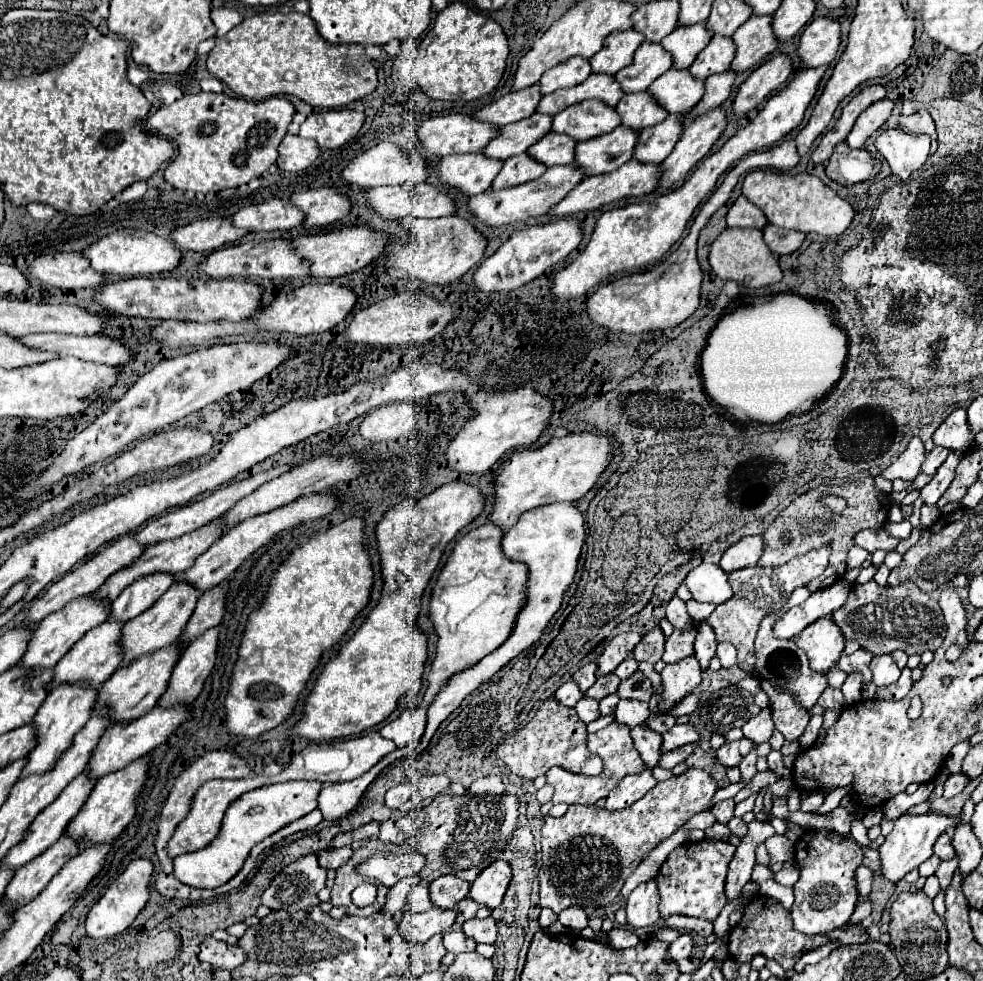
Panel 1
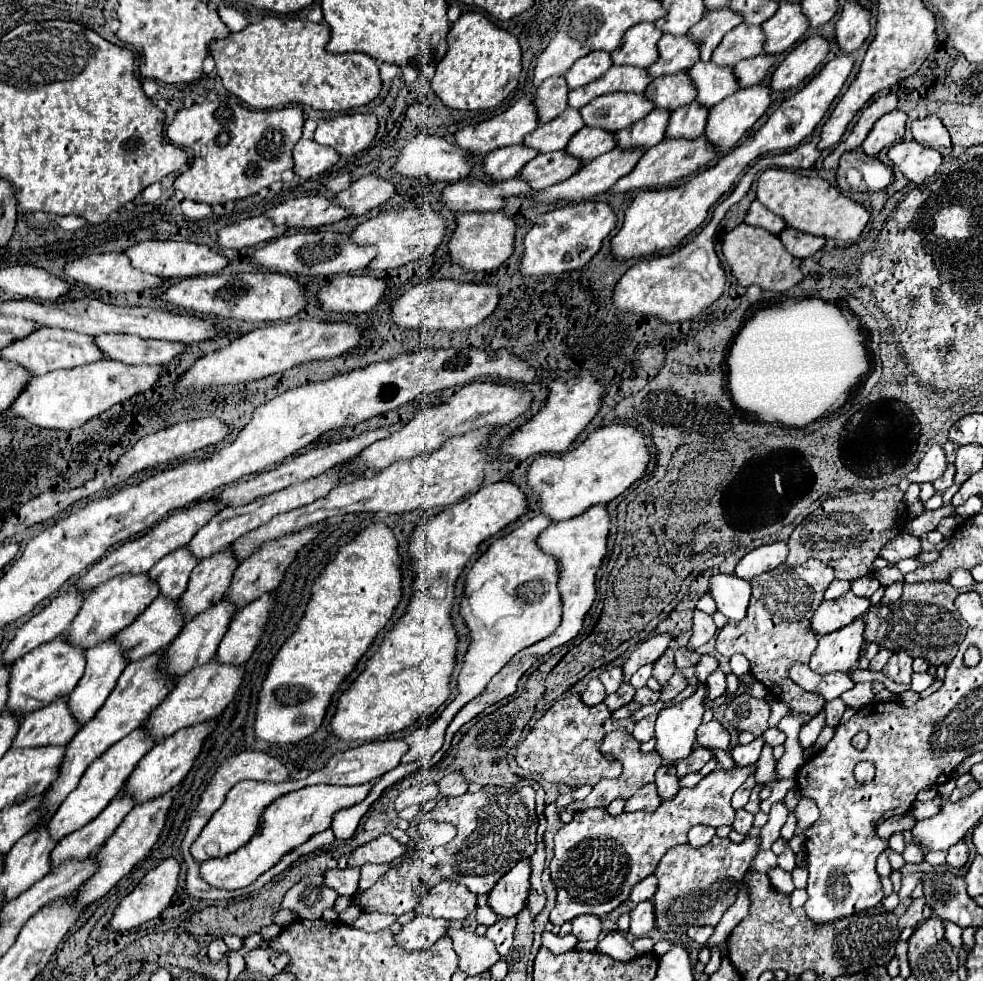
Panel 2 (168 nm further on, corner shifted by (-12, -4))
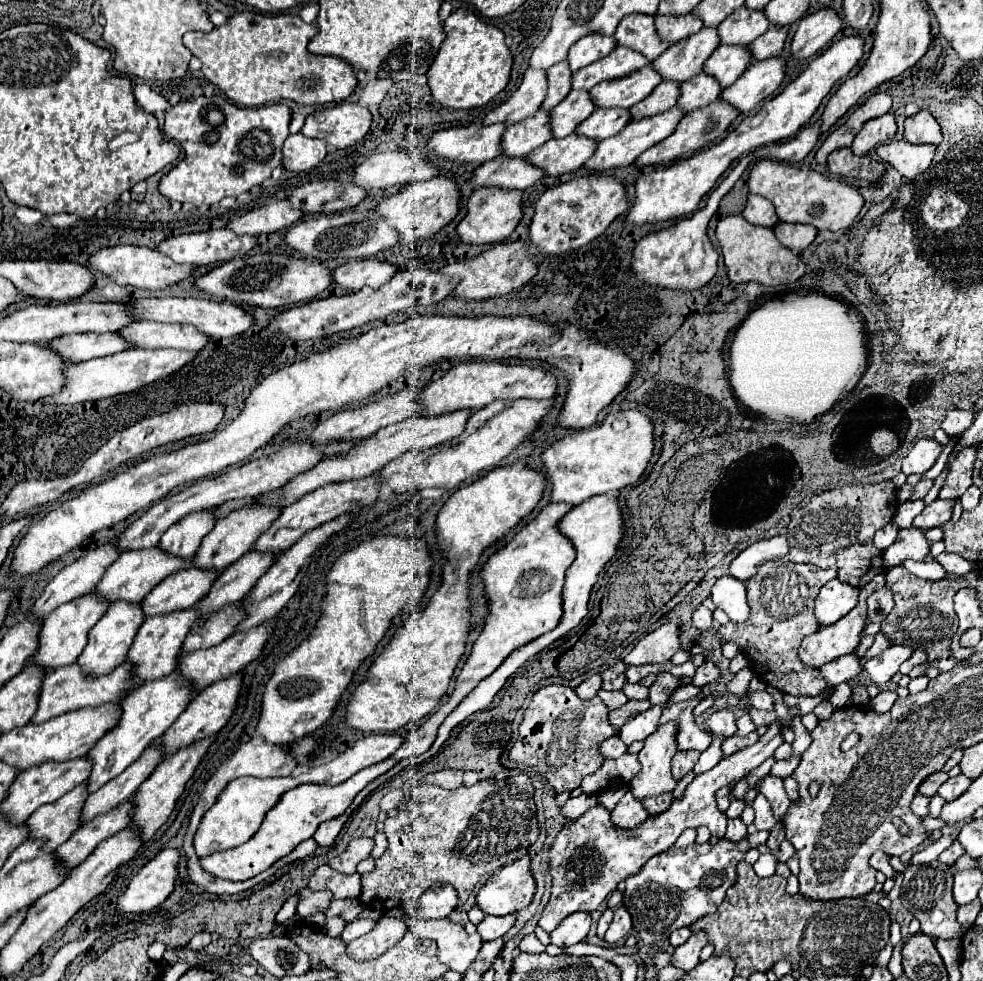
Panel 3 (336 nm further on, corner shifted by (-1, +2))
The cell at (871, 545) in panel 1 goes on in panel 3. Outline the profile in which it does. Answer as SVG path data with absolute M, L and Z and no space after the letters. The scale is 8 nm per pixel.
M901 528L895 542L883 552L883 562L887 568L901 564L903 560L923 560L929 554L929 542L919 528Z

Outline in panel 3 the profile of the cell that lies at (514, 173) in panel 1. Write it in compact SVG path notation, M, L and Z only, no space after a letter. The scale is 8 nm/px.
M569 134L561 140L549 140L537 150L529 152L525 160L545 172L545 176L563 176L573 170L579 170L595 152L597 142L593 144L585 136Z

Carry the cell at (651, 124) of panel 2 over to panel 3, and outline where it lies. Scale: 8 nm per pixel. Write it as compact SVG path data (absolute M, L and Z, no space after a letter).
M661 82L641 104L637 104L635 108L629 108L631 120L641 120L641 118L667 112L675 106L677 98L679 98L679 86L675 82Z

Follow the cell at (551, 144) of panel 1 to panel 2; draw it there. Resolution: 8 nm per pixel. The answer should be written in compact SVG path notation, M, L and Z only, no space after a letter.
M584 126L566 146L566 152L570 156L576 156L580 158L584 164L594 160L596 156L604 154L604 152L610 152L616 148L616 142L614 142L614 132L610 130L602 130L602 128L590 128L590 126Z

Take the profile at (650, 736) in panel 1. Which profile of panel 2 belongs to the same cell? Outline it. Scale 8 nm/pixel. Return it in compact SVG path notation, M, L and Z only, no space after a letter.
M660 768L658 774L656 774L656 788L658 788L658 796L662 800L672 800L680 790L676 770L662 770Z

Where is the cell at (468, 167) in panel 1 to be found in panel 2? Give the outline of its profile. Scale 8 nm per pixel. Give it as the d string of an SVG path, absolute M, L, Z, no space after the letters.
M526 144L506 146L484 156L484 170L490 180L508 180L518 176L520 170L536 156L538 152Z

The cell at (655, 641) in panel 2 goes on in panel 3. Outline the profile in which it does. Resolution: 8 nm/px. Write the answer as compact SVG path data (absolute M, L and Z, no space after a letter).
M663 624L657 630L641 638L635 648L625 654L623 662L629 666L639 664L663 664L679 650L679 626Z

